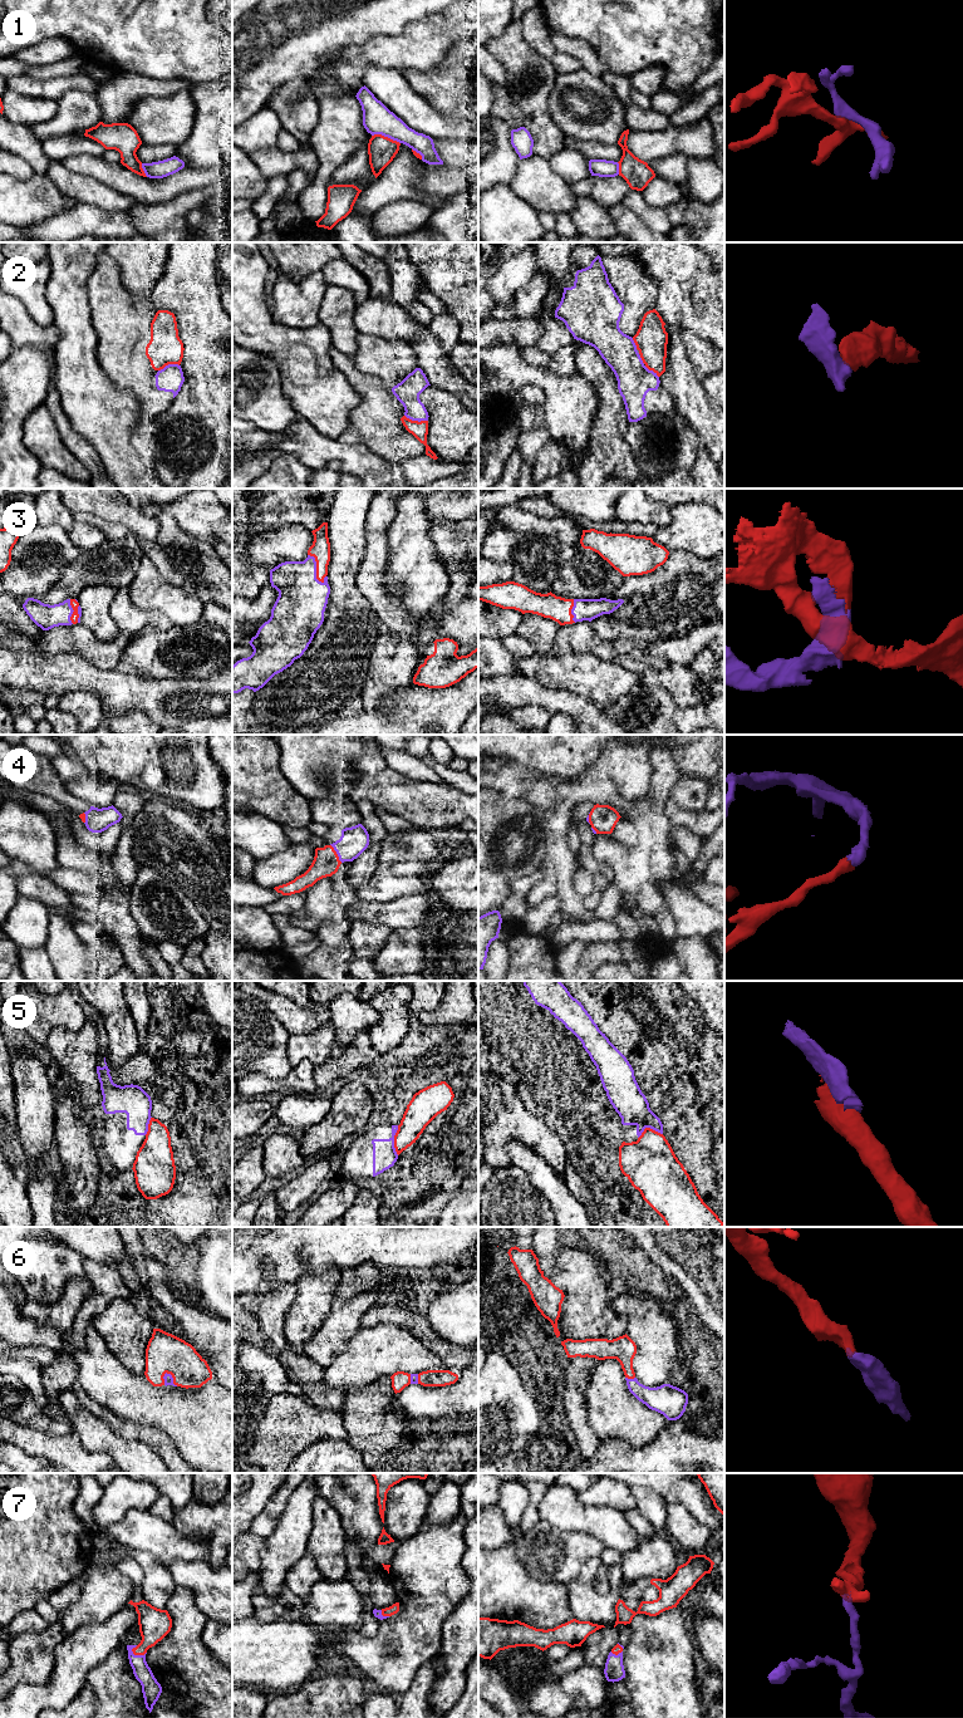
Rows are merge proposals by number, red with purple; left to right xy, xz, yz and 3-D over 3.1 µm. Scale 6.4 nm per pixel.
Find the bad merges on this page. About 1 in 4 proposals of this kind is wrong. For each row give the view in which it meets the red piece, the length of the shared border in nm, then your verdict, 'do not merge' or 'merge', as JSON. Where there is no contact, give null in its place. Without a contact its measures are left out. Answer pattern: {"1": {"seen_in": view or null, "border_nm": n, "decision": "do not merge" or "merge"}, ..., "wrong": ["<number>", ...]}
{"1": {"seen_in": "xz", "border_nm": 190, "decision": "merge"}, "2": {"seen_in": "xz", "border_nm": 160, "decision": "do not merge"}, "3": {"seen_in": "xz", "border_nm": 220, "decision": "merge"}, "4": {"seen_in": "xz", "border_nm": 140, "decision": "merge"}, "5": {"seen_in": "xz", "border_nm": 190, "decision": "do not merge"}, "6": {"seen_in": "xy", "border_nm": 120, "decision": "merge"}, "7": {"seen_in": "xy", "border_nm": 110, "decision": "merge"}, "wrong": ["2", "5"]}

